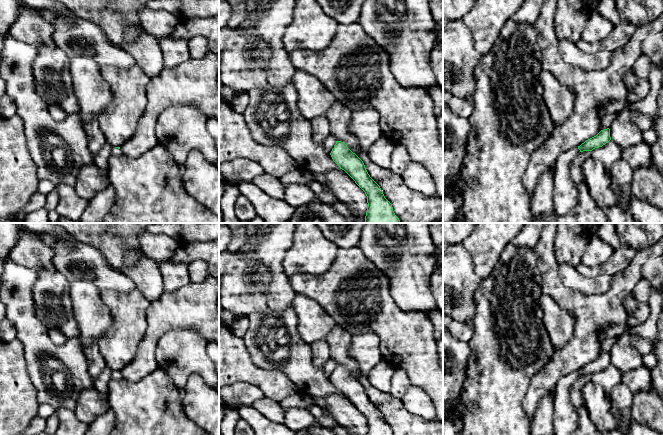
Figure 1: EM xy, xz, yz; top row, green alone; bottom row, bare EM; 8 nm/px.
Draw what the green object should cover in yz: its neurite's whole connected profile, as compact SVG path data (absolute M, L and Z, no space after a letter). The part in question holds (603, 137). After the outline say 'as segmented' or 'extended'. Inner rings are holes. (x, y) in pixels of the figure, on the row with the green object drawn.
M610 129L601 130L596 136L586 140L580 146L562 152L554 164L554 213L565 216L576 207L578 191L569 176L572 160L583 151L592 151L611 140Z | extended

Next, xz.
M336 141L330 155L340 169L344 170L365 192L368 203L365 223L400 223L399 218L393 211L392 204L385 198L380 186L370 177L363 161L345 143Z | as segmented

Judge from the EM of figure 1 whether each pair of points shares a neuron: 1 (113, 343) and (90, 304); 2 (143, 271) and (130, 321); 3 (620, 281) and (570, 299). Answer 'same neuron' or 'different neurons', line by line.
1: different neurons
2: different neurons
3: same neuron

